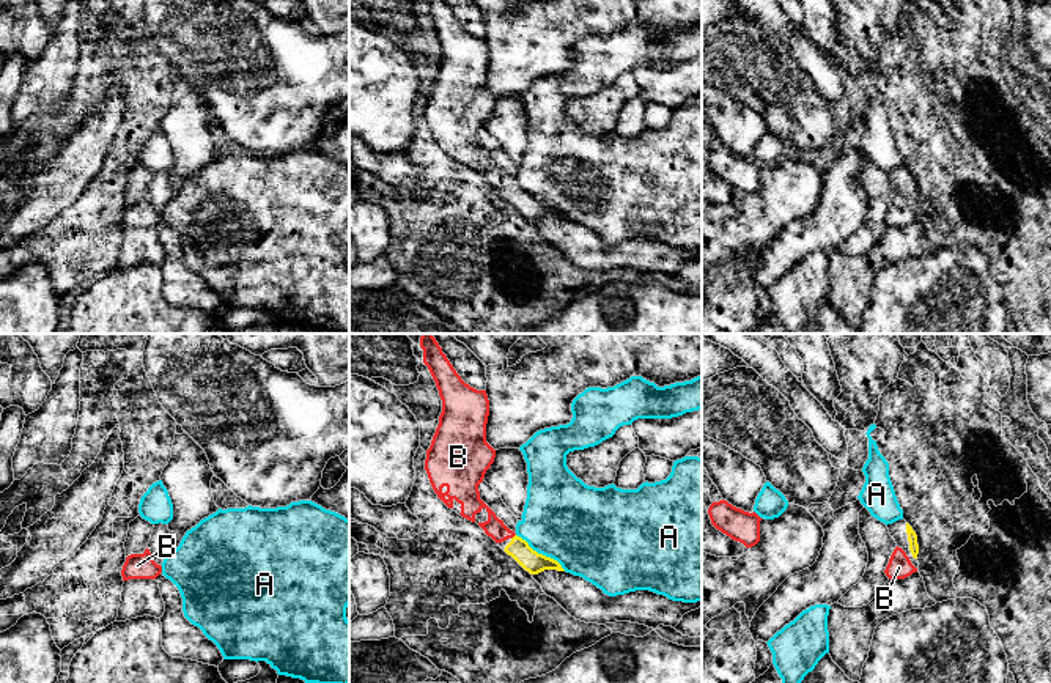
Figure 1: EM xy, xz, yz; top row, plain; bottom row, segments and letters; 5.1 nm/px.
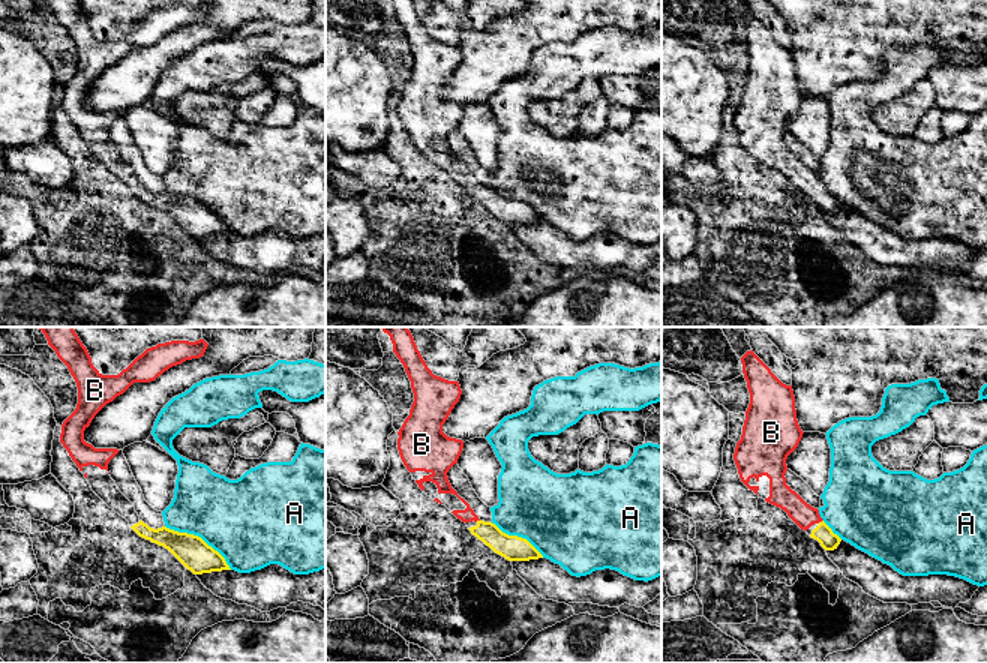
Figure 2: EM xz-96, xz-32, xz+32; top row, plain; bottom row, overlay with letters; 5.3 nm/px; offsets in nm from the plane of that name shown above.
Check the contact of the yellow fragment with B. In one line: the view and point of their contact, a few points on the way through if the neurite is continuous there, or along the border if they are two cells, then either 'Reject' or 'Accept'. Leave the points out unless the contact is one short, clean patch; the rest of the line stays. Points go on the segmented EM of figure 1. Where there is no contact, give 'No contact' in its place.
Touches yellow at xz (513, 537). Path across: xz (531, 561), (516, 546), (513, 537), (494, 527). Accept

